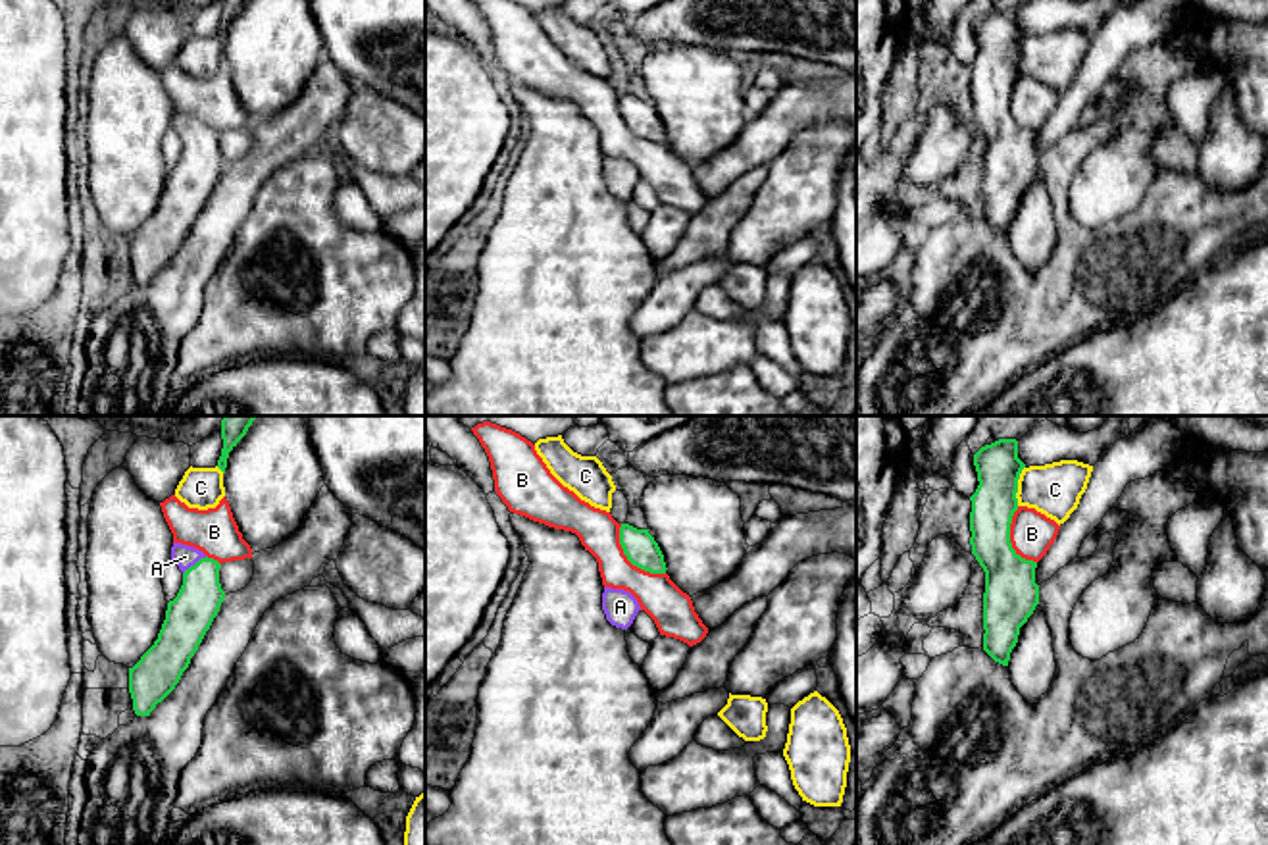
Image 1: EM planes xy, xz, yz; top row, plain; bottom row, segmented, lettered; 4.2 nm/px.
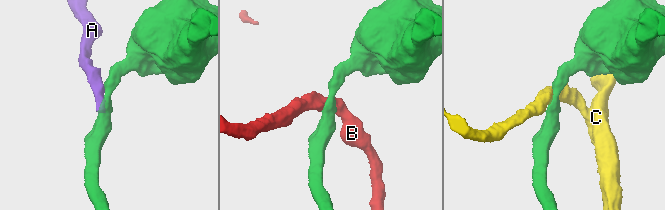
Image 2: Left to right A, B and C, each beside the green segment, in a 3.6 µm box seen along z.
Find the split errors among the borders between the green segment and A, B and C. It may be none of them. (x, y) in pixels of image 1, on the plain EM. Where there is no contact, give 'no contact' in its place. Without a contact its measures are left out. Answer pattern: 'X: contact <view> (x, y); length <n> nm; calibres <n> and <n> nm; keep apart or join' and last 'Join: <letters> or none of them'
A: contact xy (197, 131); length 130 nm; calibres 190 and 90 nm; join
B: contact xz (630, 129); length 280 nm; calibres 140 and 170 nm; keep apart
C: contact yz (1016, 54); length 170 nm; calibres 190 and 220 nm; keep apart
Join: A

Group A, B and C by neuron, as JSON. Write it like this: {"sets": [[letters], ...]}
{"sets": [["A"], ["B"], ["C"]]}

